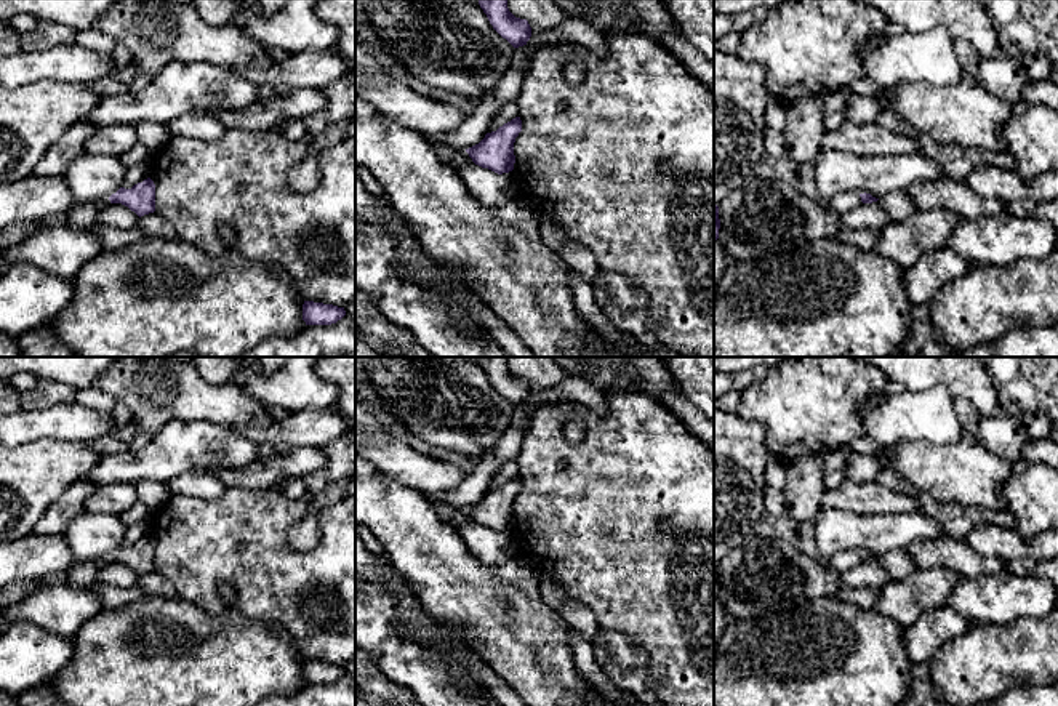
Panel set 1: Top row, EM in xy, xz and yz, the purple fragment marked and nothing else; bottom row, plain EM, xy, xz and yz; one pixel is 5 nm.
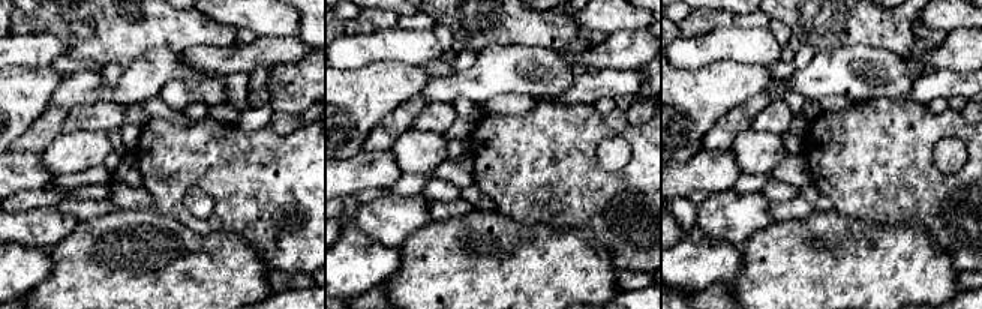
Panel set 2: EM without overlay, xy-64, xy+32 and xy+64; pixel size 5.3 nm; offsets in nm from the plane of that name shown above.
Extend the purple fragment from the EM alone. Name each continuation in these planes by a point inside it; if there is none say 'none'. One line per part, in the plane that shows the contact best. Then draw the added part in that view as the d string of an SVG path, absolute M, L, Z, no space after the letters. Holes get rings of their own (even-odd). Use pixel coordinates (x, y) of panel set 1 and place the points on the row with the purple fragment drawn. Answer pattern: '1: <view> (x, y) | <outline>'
none

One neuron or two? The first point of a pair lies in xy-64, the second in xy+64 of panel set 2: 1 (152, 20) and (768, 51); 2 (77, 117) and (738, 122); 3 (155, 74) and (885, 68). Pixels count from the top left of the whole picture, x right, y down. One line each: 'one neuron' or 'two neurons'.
1: two neurons
2: two neurons
3: one neuron

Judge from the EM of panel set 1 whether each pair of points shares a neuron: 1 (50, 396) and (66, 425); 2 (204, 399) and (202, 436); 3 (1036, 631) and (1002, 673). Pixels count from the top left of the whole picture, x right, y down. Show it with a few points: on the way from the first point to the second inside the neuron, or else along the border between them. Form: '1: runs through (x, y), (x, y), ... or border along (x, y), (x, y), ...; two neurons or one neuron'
1: border along (74, 401), (44, 409), (21, 409); two neurons
2: border along (165, 423), (213, 421), (232, 426); two neurons
3: runs through (1031, 641), (1009, 663); one neuron

